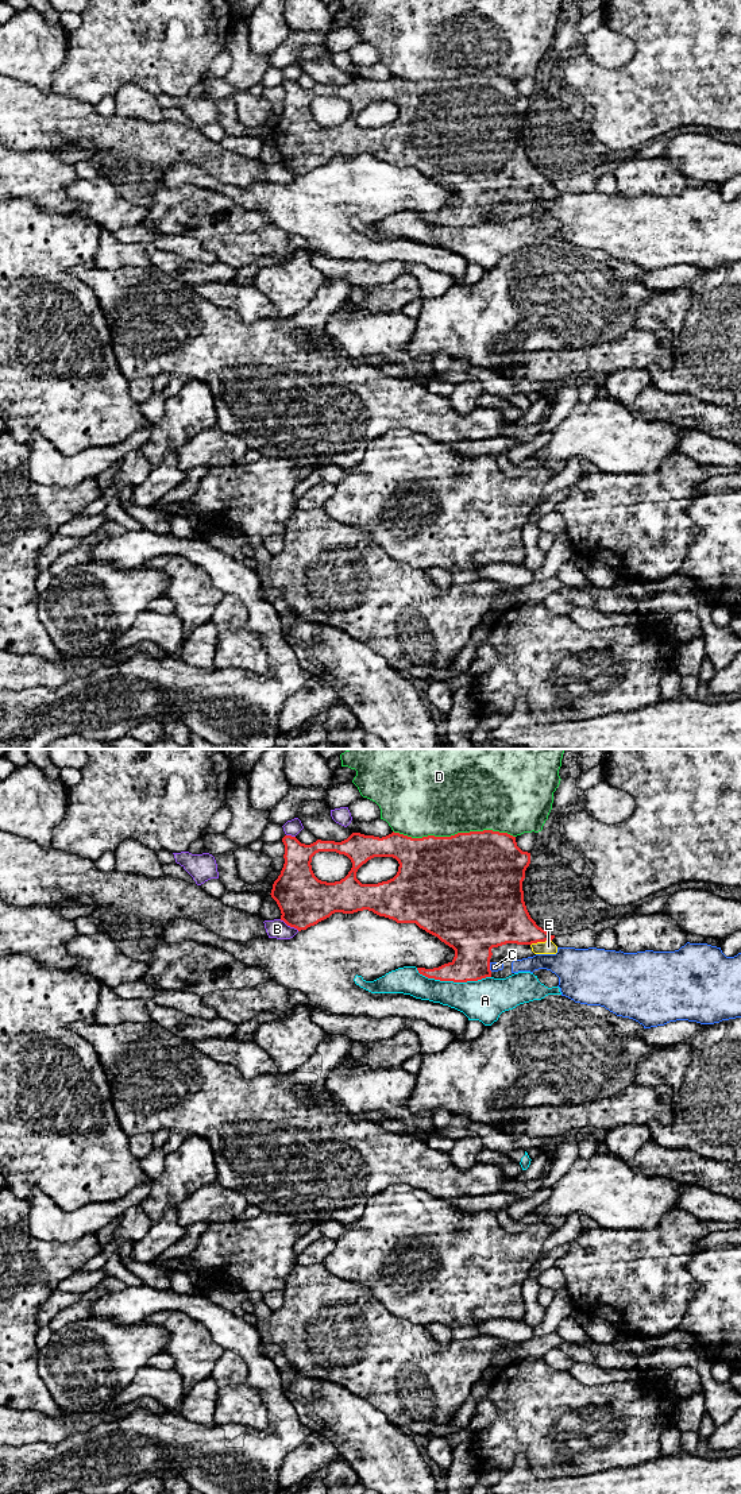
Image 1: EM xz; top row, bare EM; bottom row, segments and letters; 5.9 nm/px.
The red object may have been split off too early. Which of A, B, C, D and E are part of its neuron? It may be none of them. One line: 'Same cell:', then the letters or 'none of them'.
Same cell: E

